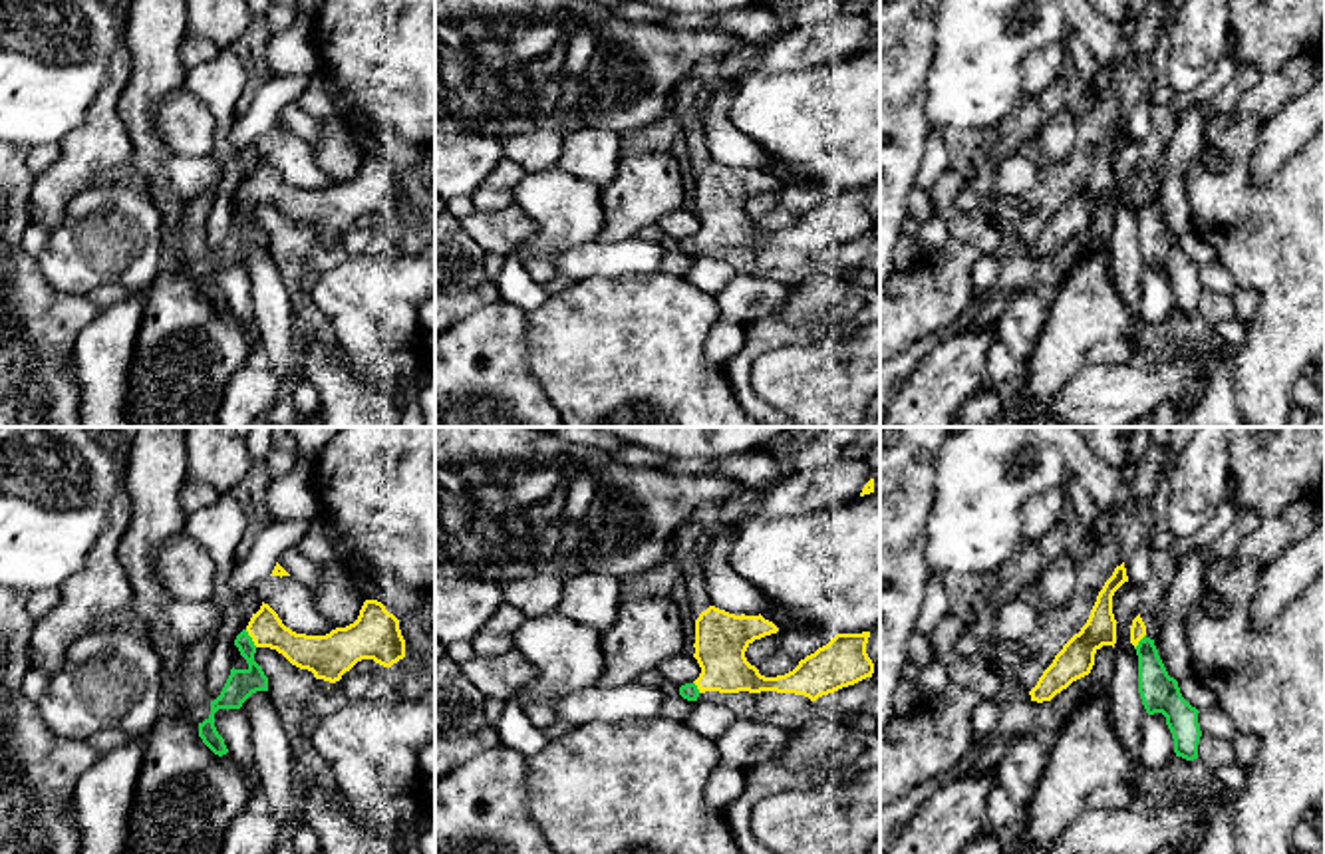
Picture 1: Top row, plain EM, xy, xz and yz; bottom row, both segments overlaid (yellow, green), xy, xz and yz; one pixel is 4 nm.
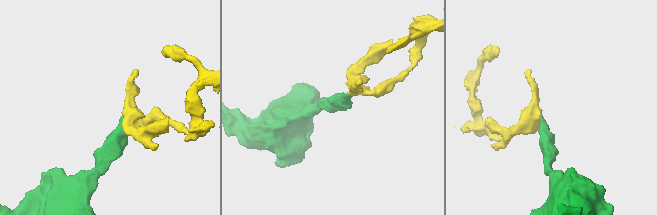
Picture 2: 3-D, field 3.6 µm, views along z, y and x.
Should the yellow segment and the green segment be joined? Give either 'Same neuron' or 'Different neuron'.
Same neuron

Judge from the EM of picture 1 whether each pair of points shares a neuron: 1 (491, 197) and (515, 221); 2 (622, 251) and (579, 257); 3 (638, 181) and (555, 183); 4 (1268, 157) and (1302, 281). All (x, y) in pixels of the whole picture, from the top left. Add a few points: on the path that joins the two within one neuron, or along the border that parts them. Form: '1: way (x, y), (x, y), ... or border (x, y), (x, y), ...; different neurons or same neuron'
1: border (513, 203), (501, 209), (475, 209); different neurons
2: way (612, 257), (588, 257); same neuron
3: border (598, 187), (602, 203), (600, 235); different neurons
4: border (1304, 145), (1270, 177), (1262, 181), (1250, 177); different neurons

